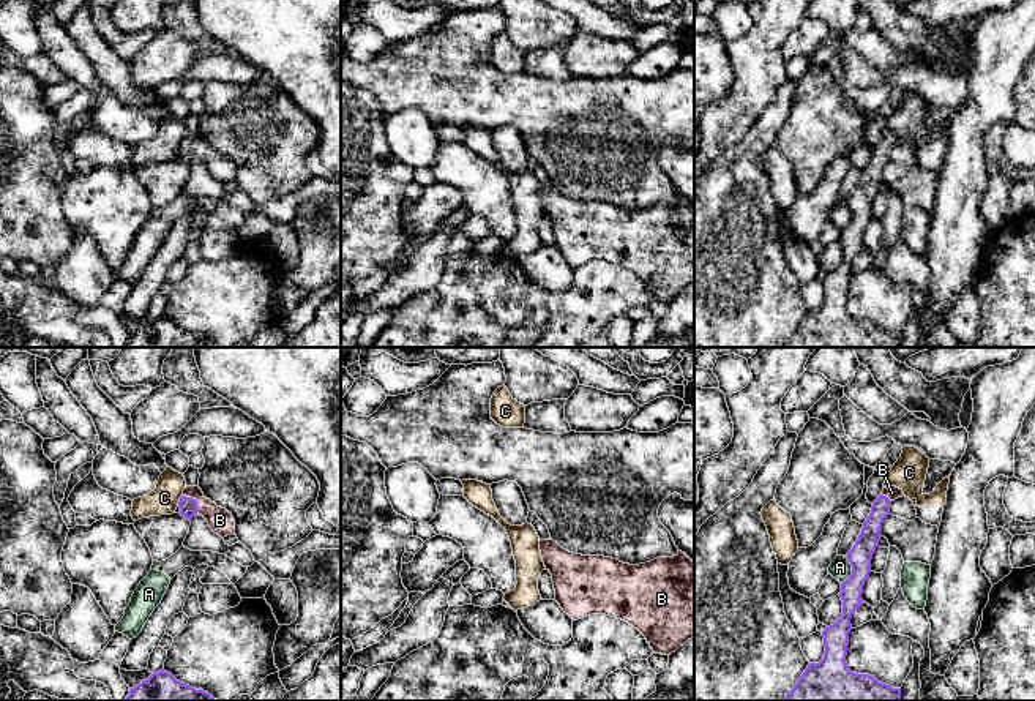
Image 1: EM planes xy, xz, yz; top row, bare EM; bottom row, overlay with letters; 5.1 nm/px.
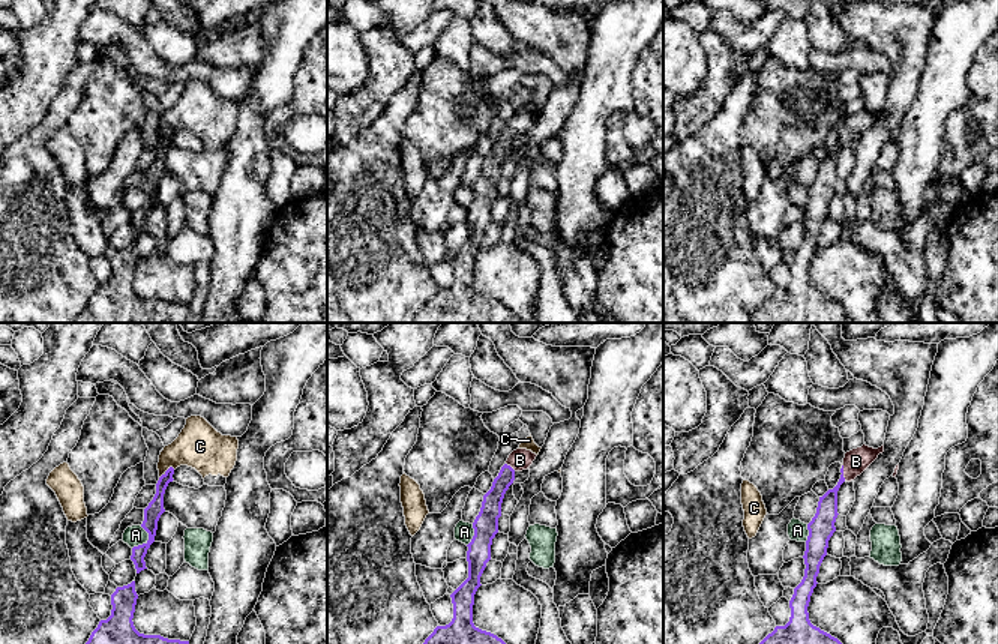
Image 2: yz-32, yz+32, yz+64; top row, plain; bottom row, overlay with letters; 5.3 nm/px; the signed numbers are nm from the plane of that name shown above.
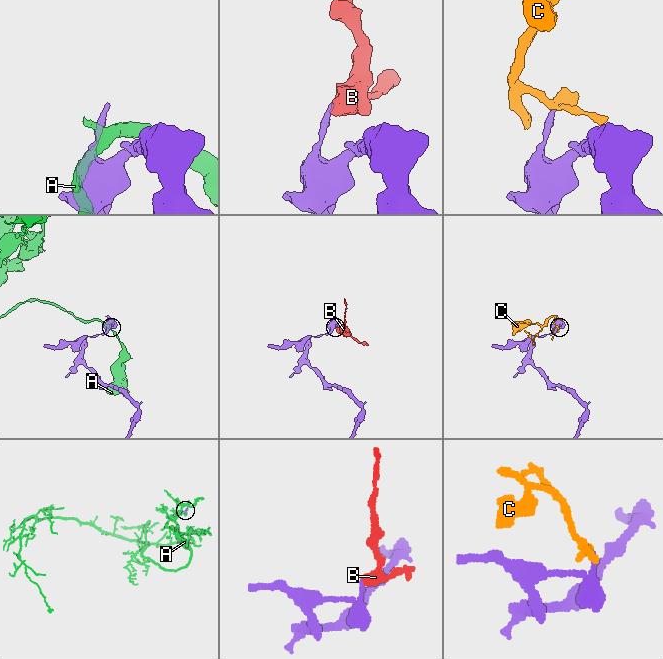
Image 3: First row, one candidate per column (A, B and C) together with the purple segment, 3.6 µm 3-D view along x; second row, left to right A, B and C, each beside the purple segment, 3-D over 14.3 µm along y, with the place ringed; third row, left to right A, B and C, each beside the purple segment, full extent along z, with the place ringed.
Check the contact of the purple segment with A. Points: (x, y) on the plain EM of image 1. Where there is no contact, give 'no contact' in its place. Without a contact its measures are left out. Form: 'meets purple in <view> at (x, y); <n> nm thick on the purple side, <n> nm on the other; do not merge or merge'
meets purple in yz at (852, 217); 120 nm thick on the purple side, 110 nm on the other; do not merge

